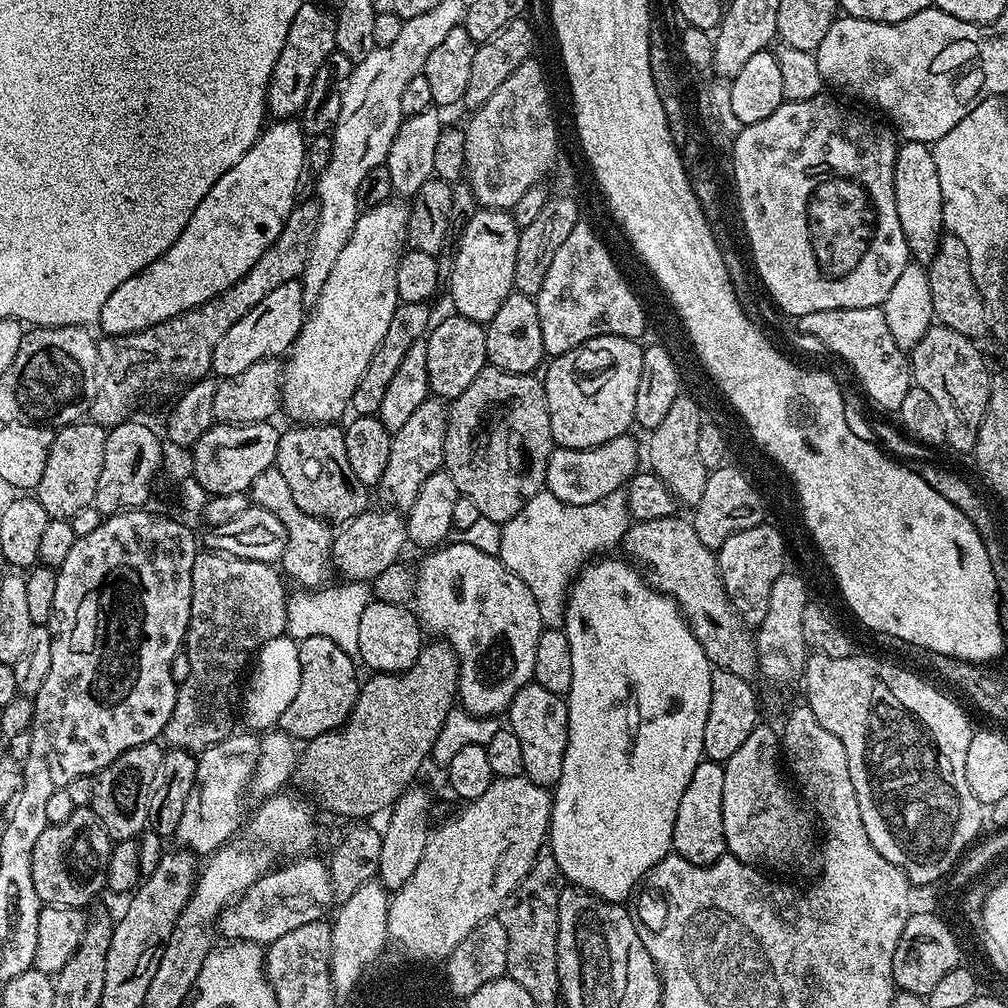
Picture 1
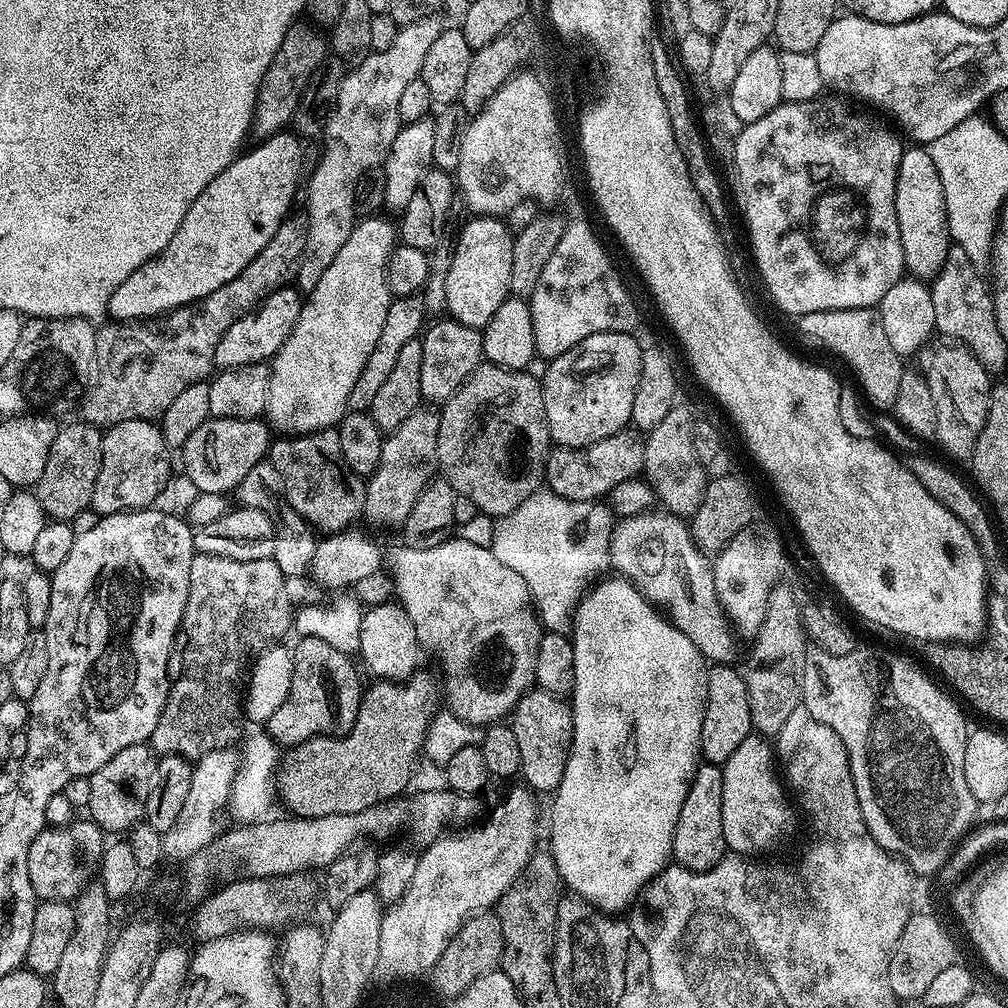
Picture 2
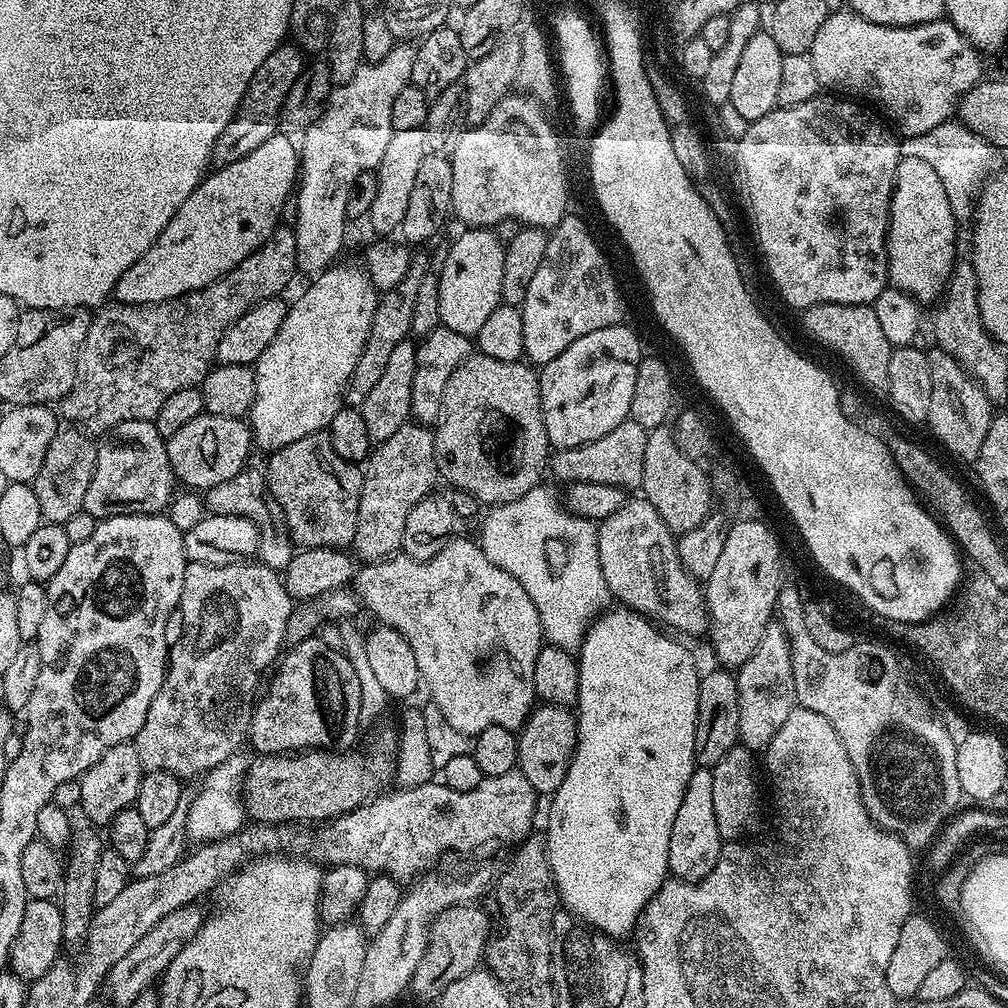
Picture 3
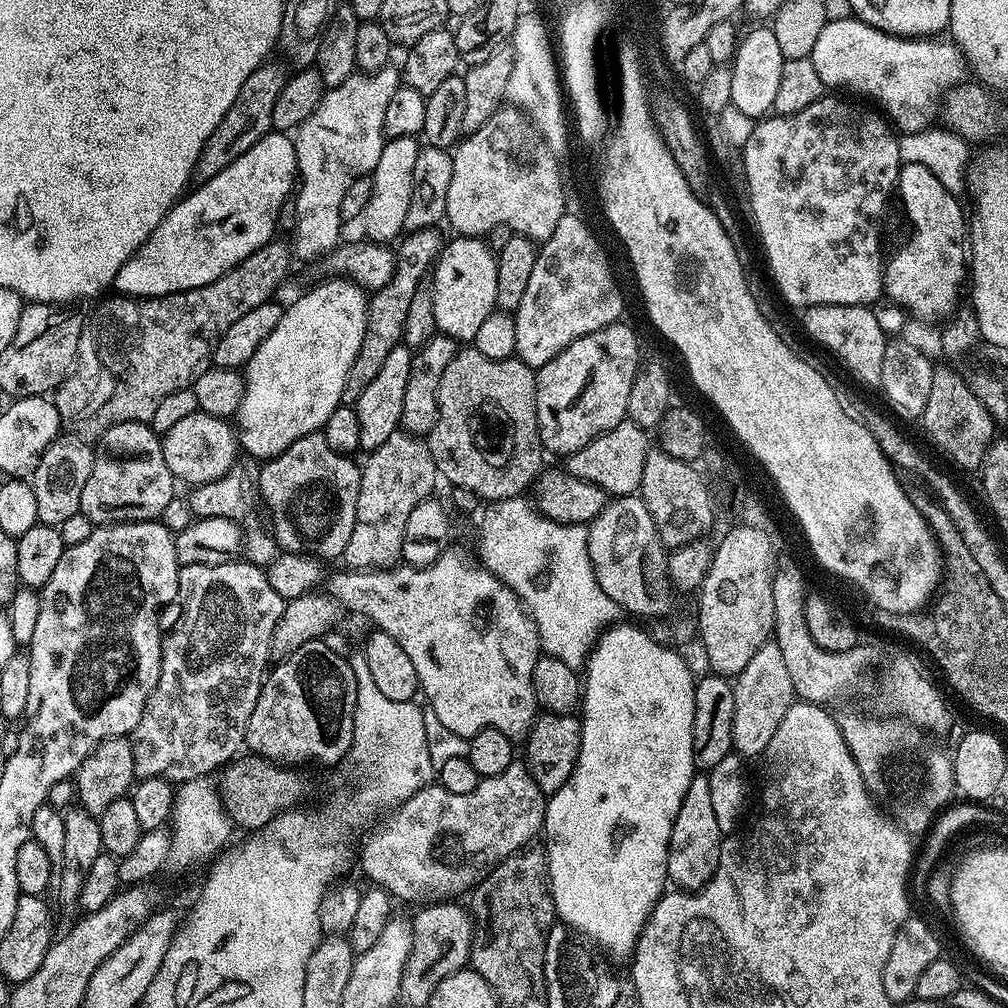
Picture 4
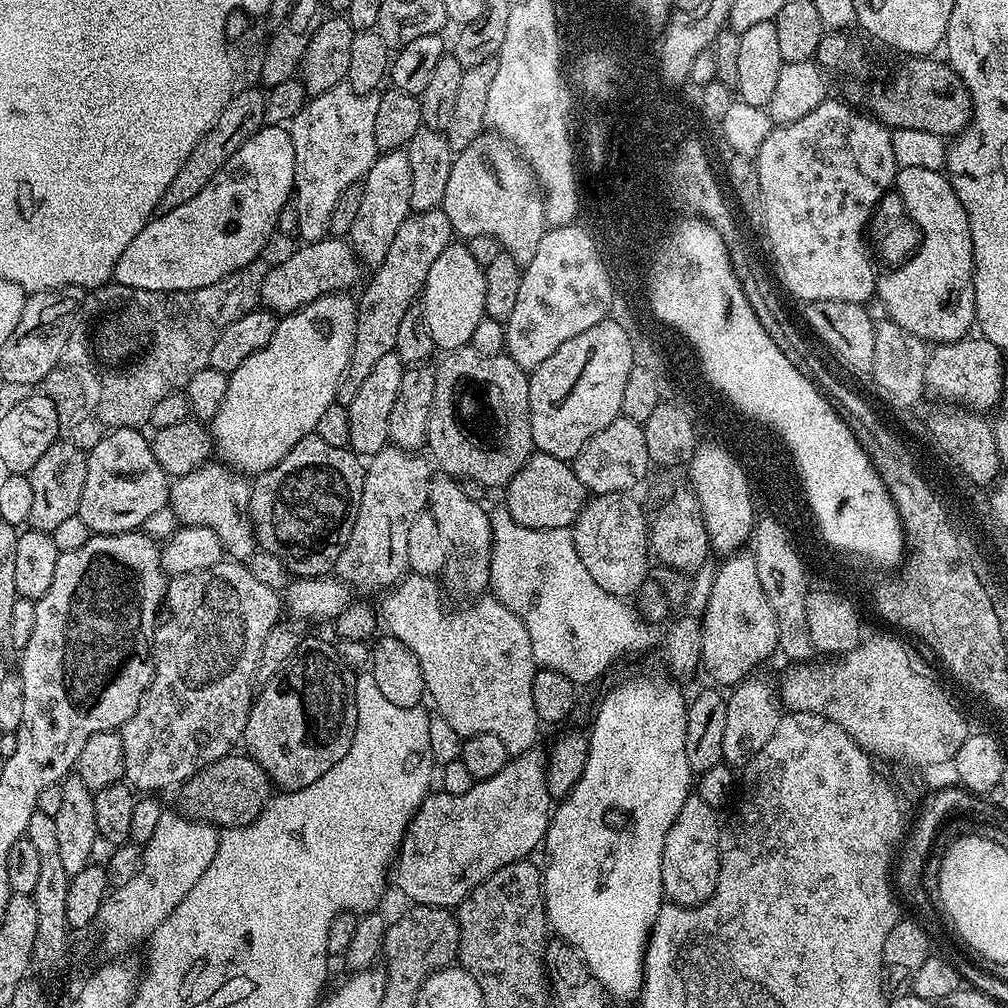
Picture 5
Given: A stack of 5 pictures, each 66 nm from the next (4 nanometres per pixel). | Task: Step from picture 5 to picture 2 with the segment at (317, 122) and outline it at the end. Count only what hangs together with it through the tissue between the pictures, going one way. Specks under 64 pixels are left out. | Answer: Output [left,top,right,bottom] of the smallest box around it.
[294,15,442,293]

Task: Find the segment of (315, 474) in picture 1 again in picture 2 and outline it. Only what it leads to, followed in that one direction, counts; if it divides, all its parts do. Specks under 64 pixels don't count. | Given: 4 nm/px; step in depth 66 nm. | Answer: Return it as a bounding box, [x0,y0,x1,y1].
[270,428,365,534]

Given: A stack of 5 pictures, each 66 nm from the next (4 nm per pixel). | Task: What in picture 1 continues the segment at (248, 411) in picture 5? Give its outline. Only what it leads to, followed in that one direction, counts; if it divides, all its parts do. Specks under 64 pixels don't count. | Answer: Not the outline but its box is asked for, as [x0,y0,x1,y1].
[280,202,408,425]

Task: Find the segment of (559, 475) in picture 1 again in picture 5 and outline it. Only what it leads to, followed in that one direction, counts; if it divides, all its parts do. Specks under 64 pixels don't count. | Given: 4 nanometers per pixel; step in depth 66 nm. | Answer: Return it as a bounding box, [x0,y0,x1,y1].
[570,415,650,496]

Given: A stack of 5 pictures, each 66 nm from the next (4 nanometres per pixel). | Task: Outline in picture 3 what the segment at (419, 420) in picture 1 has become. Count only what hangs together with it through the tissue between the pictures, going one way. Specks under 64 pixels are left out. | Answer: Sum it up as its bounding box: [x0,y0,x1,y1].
[351,422,438,562]

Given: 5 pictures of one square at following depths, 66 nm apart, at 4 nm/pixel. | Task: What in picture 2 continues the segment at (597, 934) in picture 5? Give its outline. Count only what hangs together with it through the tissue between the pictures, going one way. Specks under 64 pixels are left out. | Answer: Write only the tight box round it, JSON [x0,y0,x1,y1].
[550,578,708,914]

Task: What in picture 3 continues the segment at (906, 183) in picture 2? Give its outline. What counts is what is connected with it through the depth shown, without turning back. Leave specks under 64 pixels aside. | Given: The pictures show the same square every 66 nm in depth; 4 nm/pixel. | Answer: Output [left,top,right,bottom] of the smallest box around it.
[888,158,958,306]

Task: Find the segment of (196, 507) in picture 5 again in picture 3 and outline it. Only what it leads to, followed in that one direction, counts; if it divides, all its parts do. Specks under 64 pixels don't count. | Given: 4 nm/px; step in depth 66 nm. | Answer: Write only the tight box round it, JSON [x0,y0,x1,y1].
[206,466,294,570]

